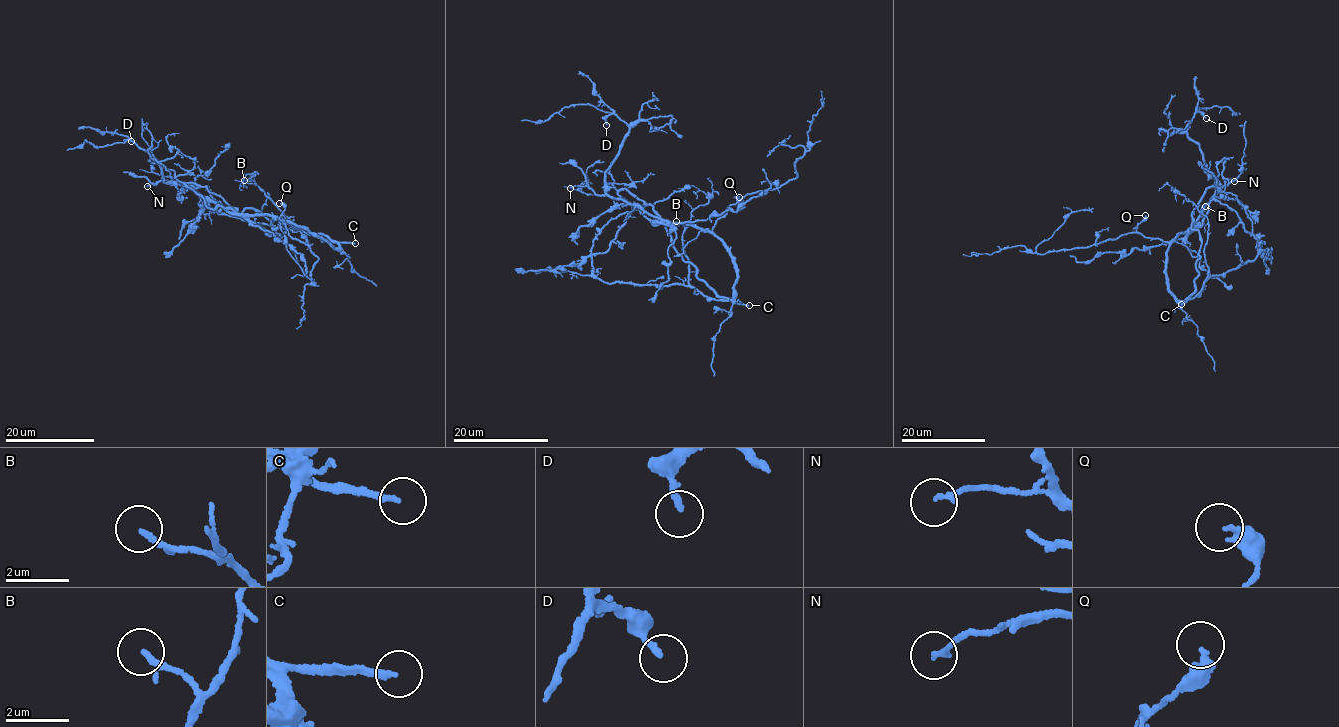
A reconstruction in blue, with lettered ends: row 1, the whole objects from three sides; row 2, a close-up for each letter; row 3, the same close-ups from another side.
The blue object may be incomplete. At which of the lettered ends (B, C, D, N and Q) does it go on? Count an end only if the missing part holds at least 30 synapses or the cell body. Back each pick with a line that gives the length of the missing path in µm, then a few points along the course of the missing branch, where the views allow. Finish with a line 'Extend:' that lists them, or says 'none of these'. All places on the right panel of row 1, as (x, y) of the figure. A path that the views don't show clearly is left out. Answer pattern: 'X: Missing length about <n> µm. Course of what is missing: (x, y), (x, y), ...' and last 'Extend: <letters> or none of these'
C: Missing length about 200 µm
Extend: C

